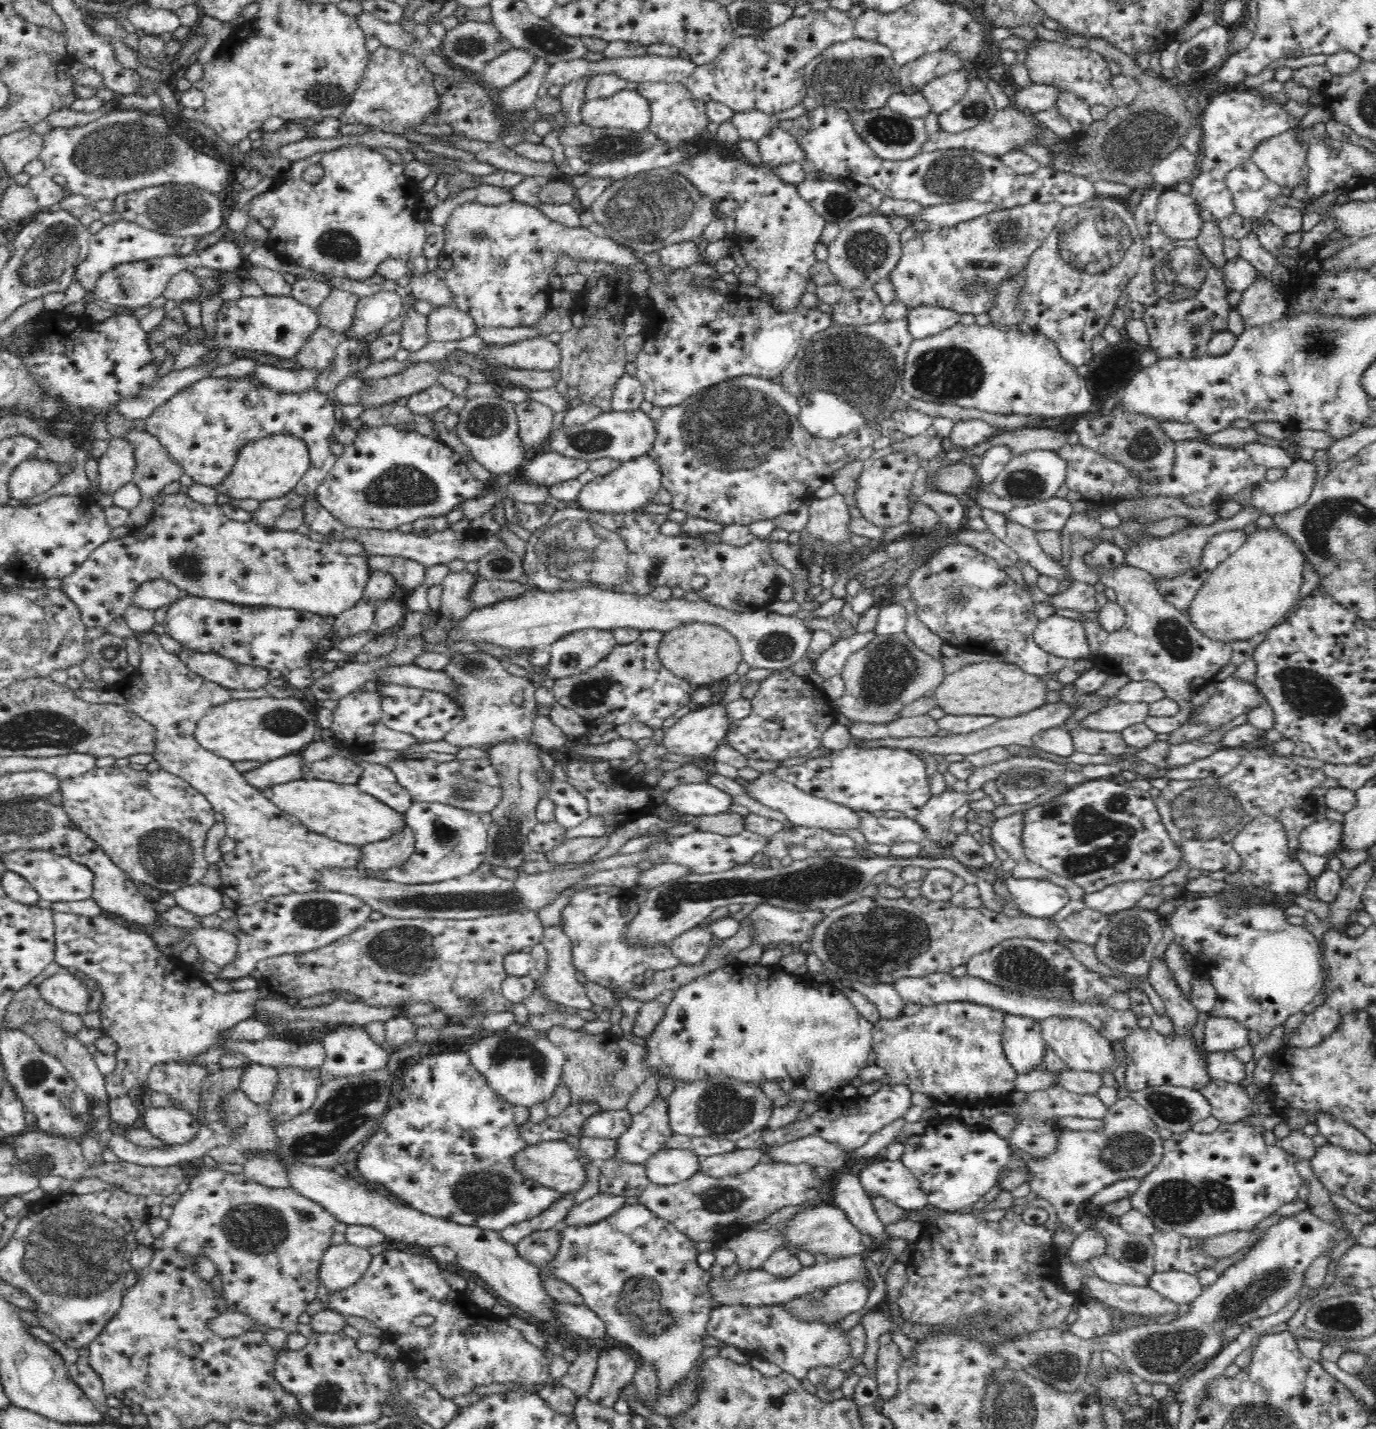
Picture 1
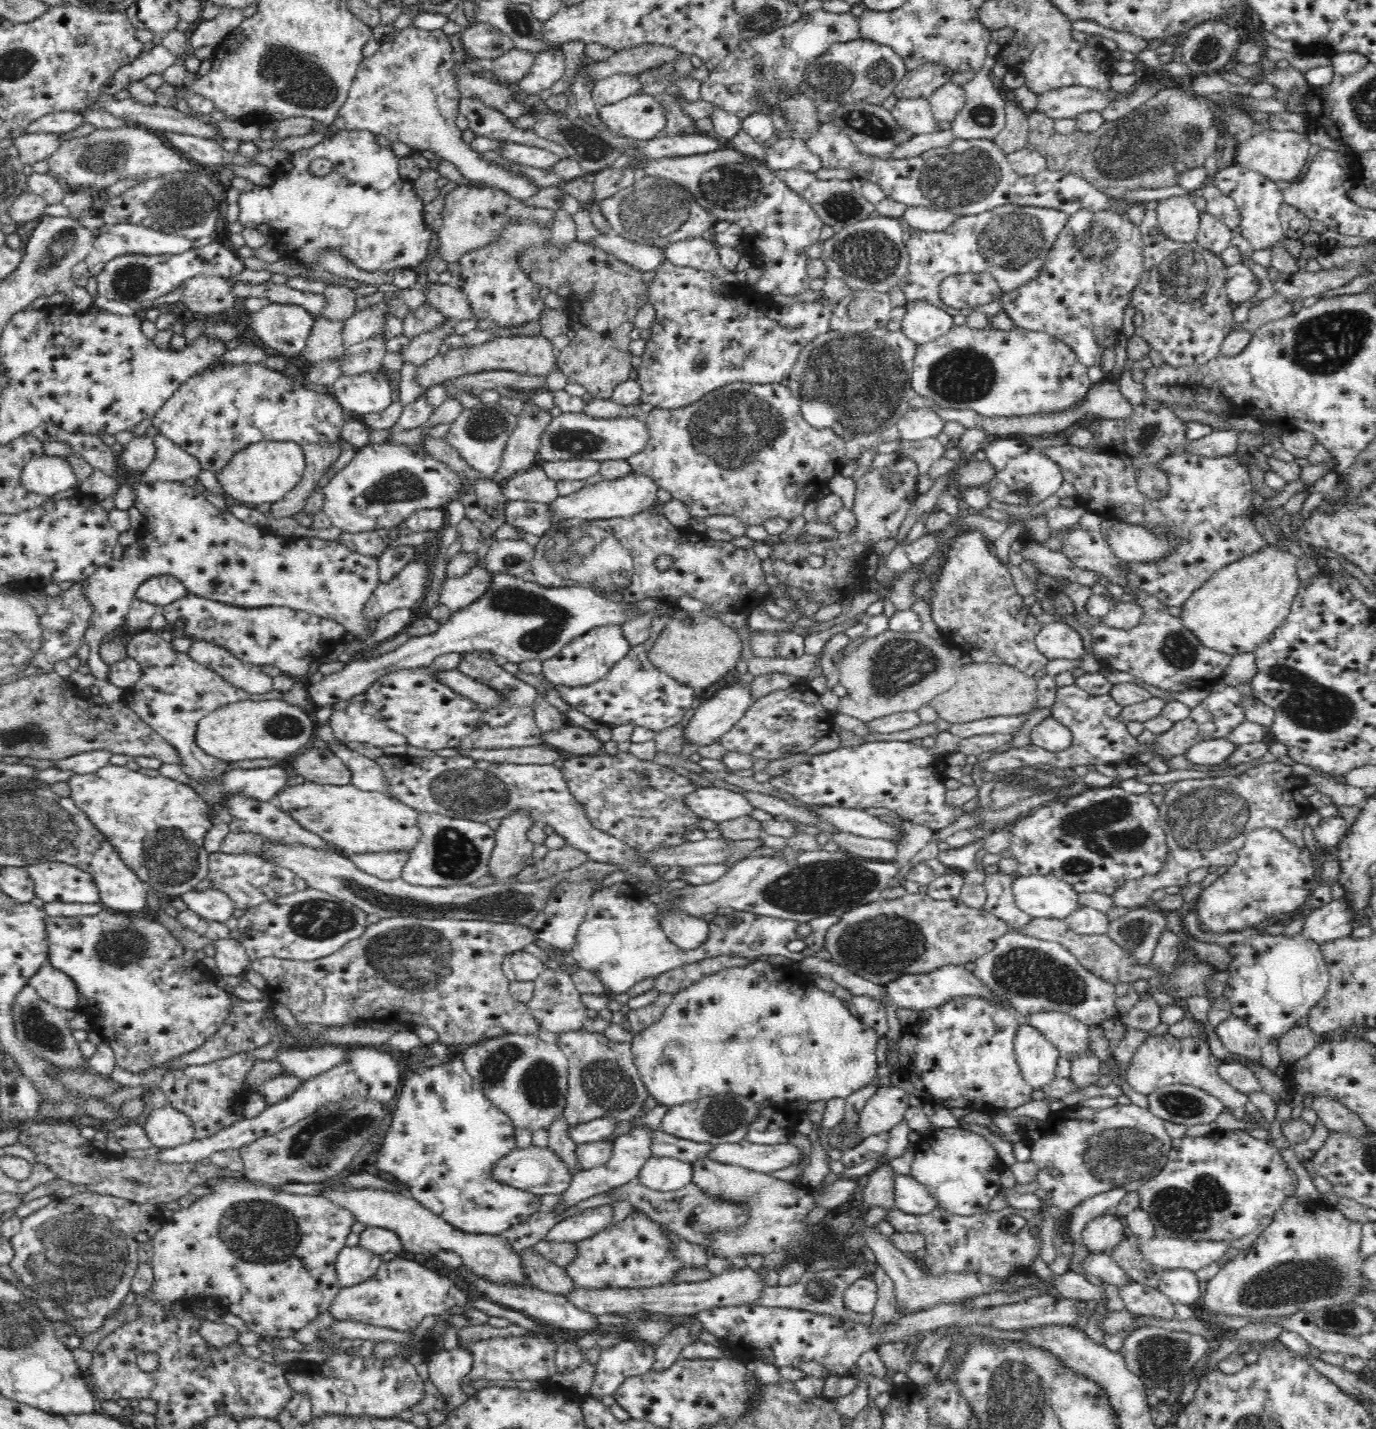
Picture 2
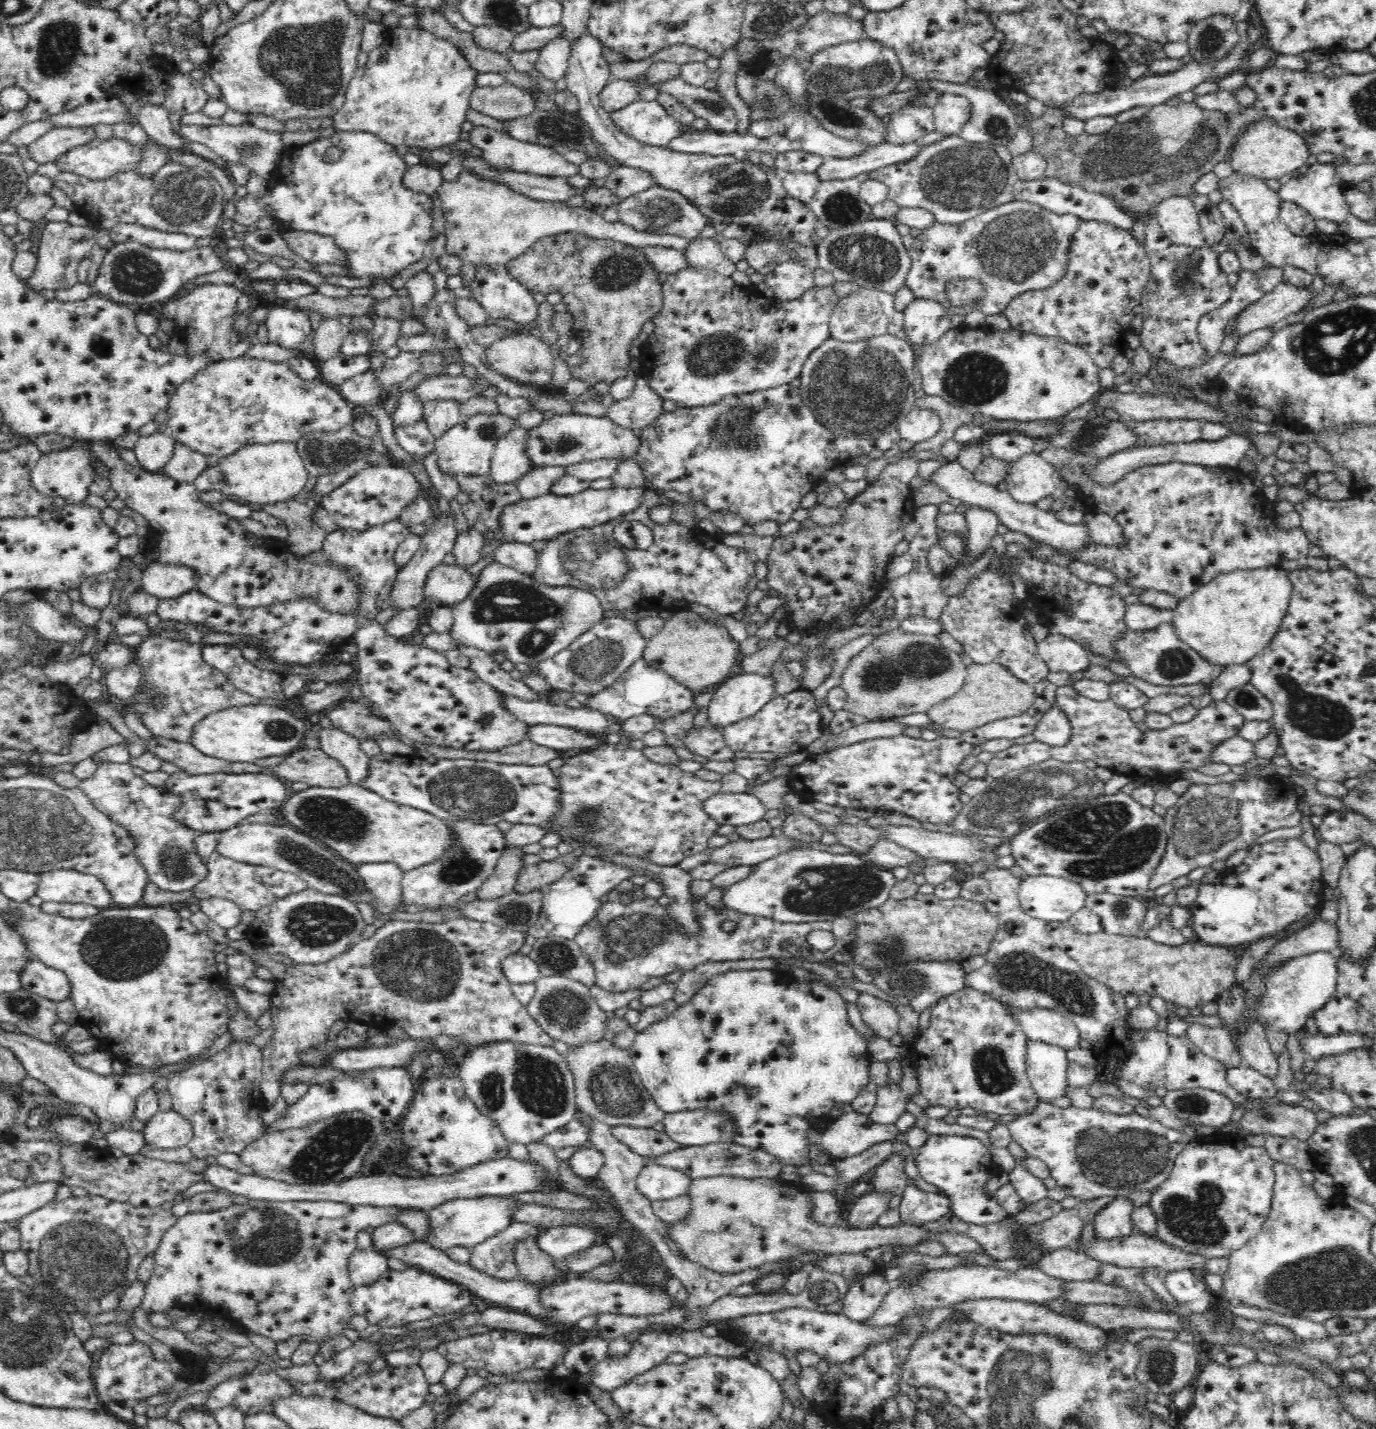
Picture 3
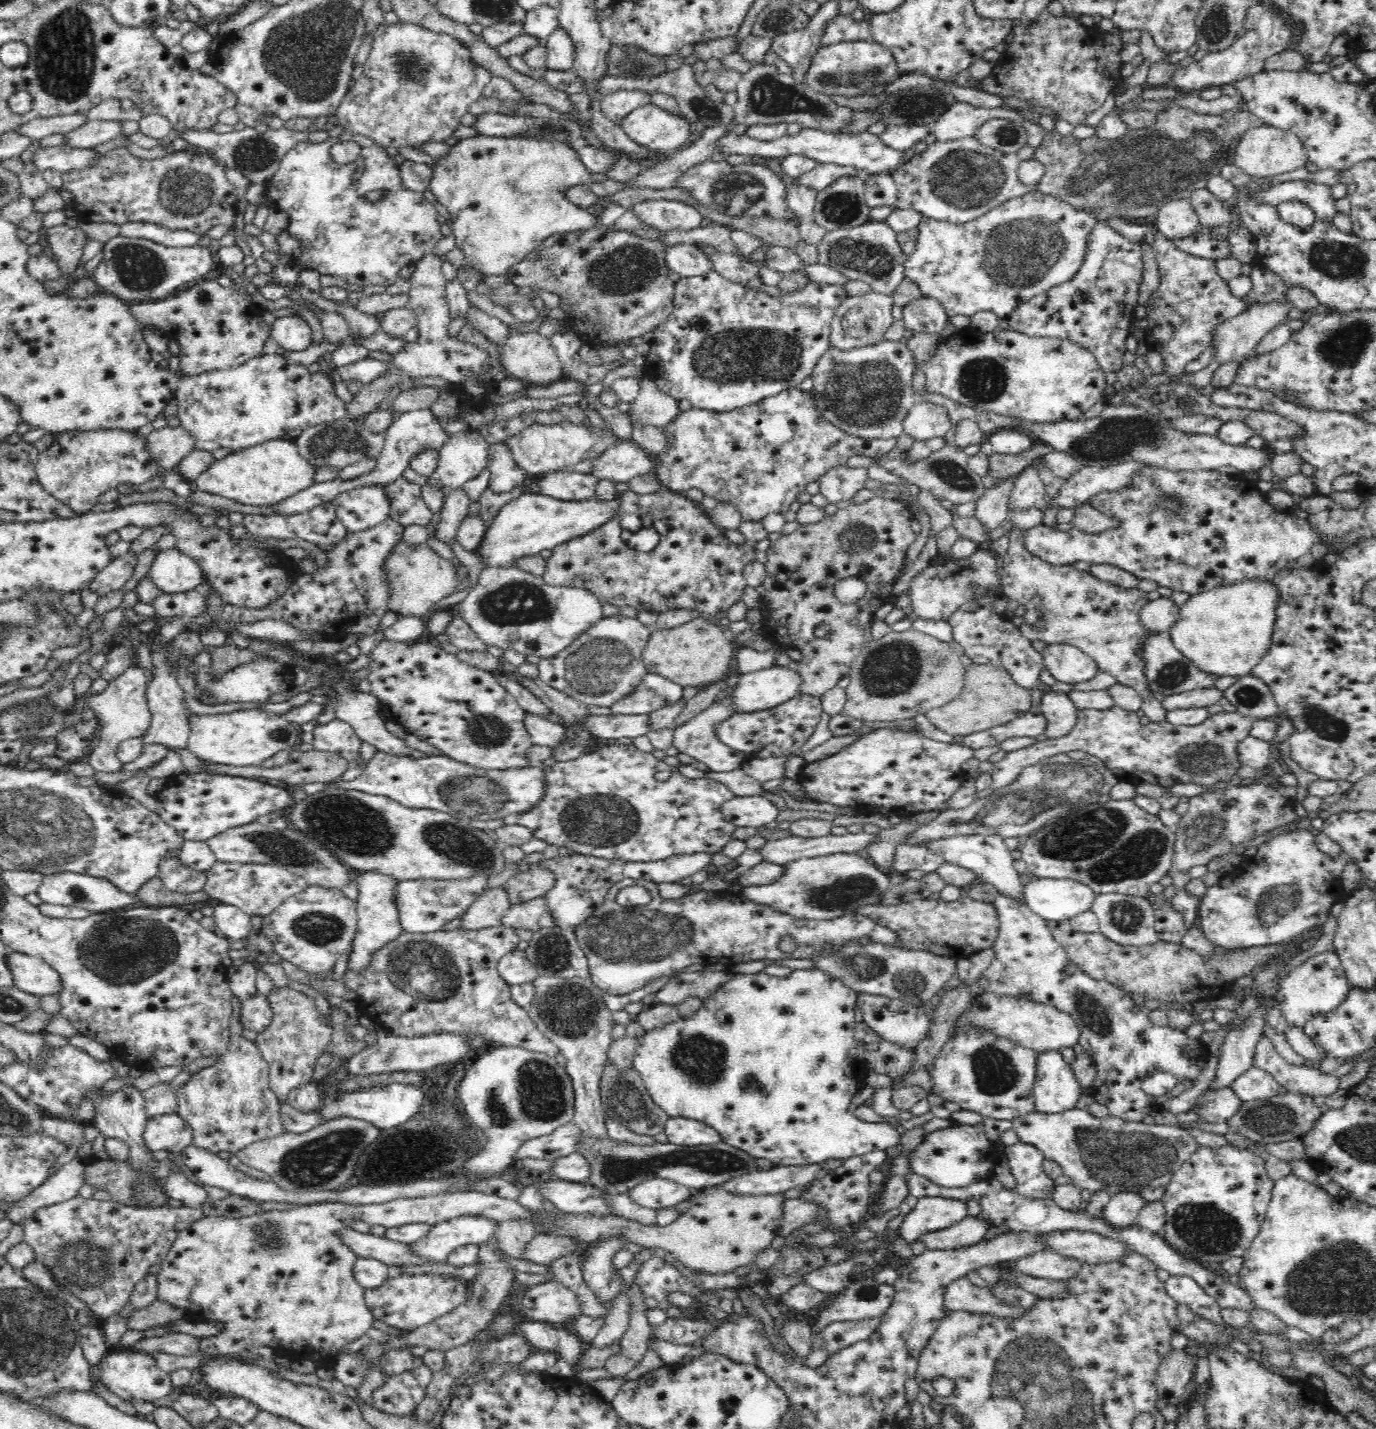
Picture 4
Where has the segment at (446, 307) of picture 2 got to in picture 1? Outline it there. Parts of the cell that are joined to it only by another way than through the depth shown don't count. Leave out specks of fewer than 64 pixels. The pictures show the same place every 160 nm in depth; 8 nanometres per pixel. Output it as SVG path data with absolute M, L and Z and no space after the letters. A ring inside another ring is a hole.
M433 271L412 276L409 286L414 297L429 302L434 308L451 302L448 287Z

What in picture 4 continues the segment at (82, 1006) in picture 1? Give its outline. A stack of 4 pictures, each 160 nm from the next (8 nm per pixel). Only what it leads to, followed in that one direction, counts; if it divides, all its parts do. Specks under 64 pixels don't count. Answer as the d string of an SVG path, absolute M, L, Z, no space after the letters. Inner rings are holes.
M13 951L8 958L15 987L35 996L58 996L64 989L61 974L41 959Z

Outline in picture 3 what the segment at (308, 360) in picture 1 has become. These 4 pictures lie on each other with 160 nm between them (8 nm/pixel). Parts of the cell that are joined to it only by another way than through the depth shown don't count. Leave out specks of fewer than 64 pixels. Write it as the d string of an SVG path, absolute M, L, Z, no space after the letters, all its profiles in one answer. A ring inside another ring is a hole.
M338 318L323 319L318 329L313 331L314 346L313 360L316 362L325 361L340 353L342 343L348 336L349 328Z

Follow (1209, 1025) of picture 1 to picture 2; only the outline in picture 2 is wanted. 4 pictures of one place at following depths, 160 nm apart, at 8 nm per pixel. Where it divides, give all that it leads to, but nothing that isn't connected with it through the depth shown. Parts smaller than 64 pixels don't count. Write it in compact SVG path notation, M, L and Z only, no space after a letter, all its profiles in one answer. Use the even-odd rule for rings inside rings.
M1231 1016L1220 1022L1215 1032L1233 1056L1244 1057L1252 1063L1261 1062L1263 1039L1243 1018Z

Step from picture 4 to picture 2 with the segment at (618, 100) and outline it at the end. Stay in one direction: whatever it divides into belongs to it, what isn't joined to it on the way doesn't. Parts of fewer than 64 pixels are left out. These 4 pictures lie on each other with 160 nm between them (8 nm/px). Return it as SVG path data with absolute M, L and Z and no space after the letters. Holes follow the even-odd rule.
M616 73L593 86L592 101L597 108L620 102L632 94L642 94L642 85L637 75Z

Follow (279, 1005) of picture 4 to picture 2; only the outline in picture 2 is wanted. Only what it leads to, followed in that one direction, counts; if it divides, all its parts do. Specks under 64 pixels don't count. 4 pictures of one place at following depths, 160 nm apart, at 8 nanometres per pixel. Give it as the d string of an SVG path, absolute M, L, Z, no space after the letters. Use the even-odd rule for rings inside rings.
M397 915L393 918L382 918L376 924L370 923L360 938L356 938L344 944L340 950L318 958L316 960L290 960L277 957L267 957L251 964L250 970L262 974L266 979L267 987L276 996L272 1003L280 1003L292 1012L294 1018L300 1024L324 1024L324 1026L342 1026L342 1024L357 1024L364 1022L388 1023L394 1022L398 1025L406 1024L408 1028L416 1025L430 1026L437 1034L439 1042L444 1044L474 1044L484 1040L484 1034L495 1026L504 1028L508 1033L534 1034L540 1032L537 1020L532 1016L530 1009L522 1002L517 1002L509 992L511 981L502 971L502 964L505 957L525 949L536 940L536 934L529 926L510 922L489 922L480 919L452 919L452 918L417 918L402 917Z

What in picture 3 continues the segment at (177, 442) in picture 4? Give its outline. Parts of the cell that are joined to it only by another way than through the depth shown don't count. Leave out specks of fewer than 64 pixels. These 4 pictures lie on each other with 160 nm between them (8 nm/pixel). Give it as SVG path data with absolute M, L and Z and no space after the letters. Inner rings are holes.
M156 431L151 436L141 435L133 451L136 453L136 460L142 469L156 473L168 464L168 460L171 460L172 454L174 454L174 444L176 441L167 432Z

